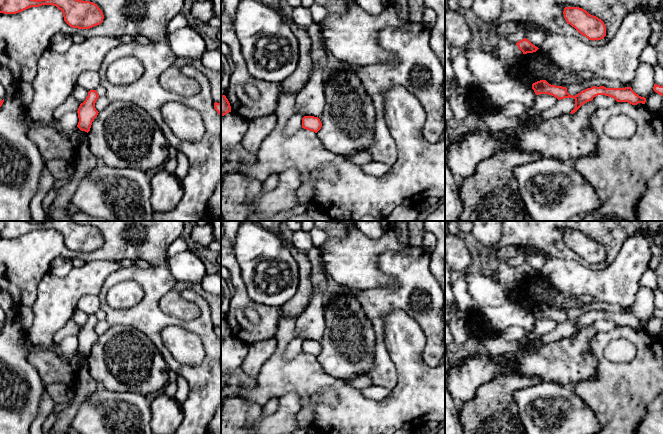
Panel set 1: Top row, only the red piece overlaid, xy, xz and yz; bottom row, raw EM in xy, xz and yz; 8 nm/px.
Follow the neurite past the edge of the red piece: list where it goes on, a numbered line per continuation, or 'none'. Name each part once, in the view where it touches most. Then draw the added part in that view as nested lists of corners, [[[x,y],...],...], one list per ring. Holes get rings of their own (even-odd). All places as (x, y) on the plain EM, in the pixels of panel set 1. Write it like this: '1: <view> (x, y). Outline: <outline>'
none

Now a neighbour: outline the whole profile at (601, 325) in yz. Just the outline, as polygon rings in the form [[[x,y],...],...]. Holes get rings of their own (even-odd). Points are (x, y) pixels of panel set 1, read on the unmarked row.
[[[598,319],[594,321],[592,325],[597,330],[597,332],[602,333],[610,332],[617,327],[614,322],[605,319]]]

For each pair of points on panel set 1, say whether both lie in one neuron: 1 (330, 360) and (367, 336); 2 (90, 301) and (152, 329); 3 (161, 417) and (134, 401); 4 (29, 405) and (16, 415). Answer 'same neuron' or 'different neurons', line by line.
1: same neuron
2: different neurons
3: different neurons
4: same neuron

